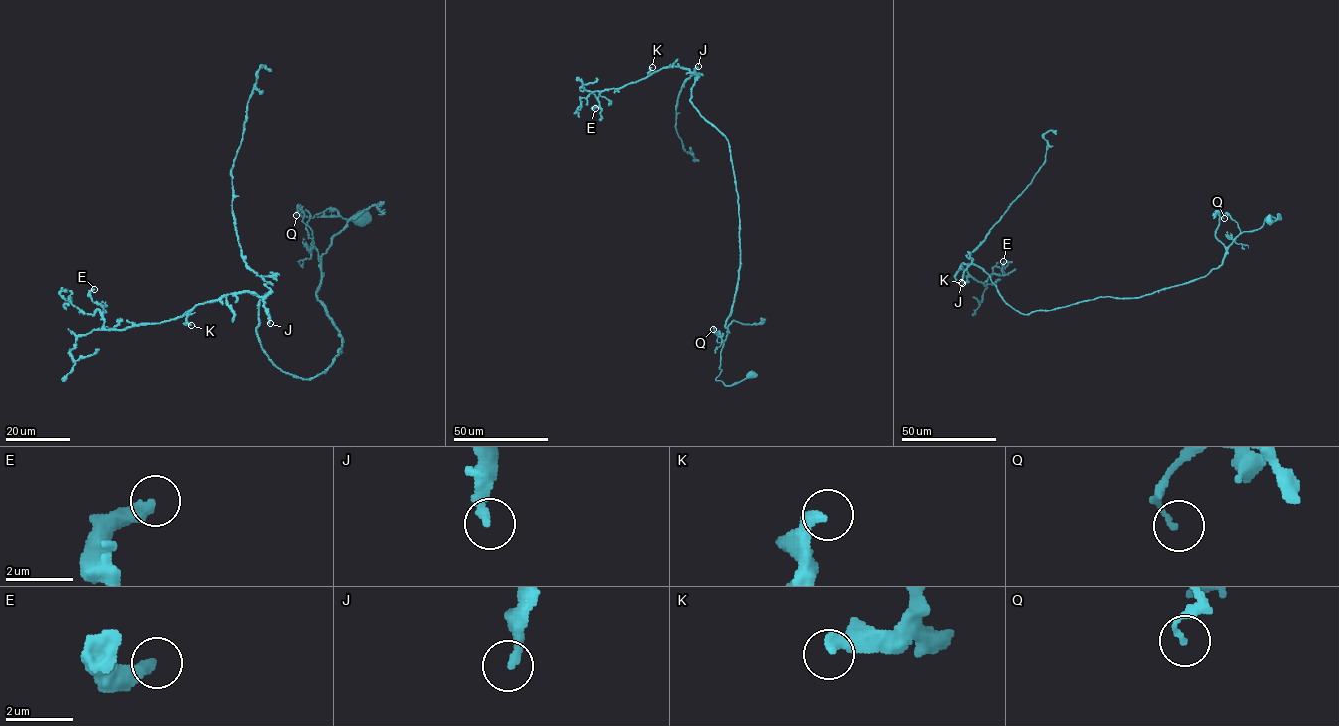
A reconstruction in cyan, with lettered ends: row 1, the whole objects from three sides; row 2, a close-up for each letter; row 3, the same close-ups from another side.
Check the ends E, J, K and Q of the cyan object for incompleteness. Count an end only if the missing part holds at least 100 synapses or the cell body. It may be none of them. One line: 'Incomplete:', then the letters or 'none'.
Incomplete: none

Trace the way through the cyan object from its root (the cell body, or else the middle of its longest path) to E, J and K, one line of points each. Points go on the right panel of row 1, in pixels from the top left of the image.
E: (1269, 220), (1281, 217), (1205, 276), (1138, 297), (1023, 314), (961, 266), (986, 285), (1003, 261)
J: (1269, 220), (1281, 217), (1240, 233), (1205, 276), (1138, 297), (1023, 314), (973, 264), (961, 282)
K: (1269, 220), (1281, 217), (1240, 233), (1205, 276), (1138, 297), (1023, 314), (973, 264), (961, 264), (962, 283)

